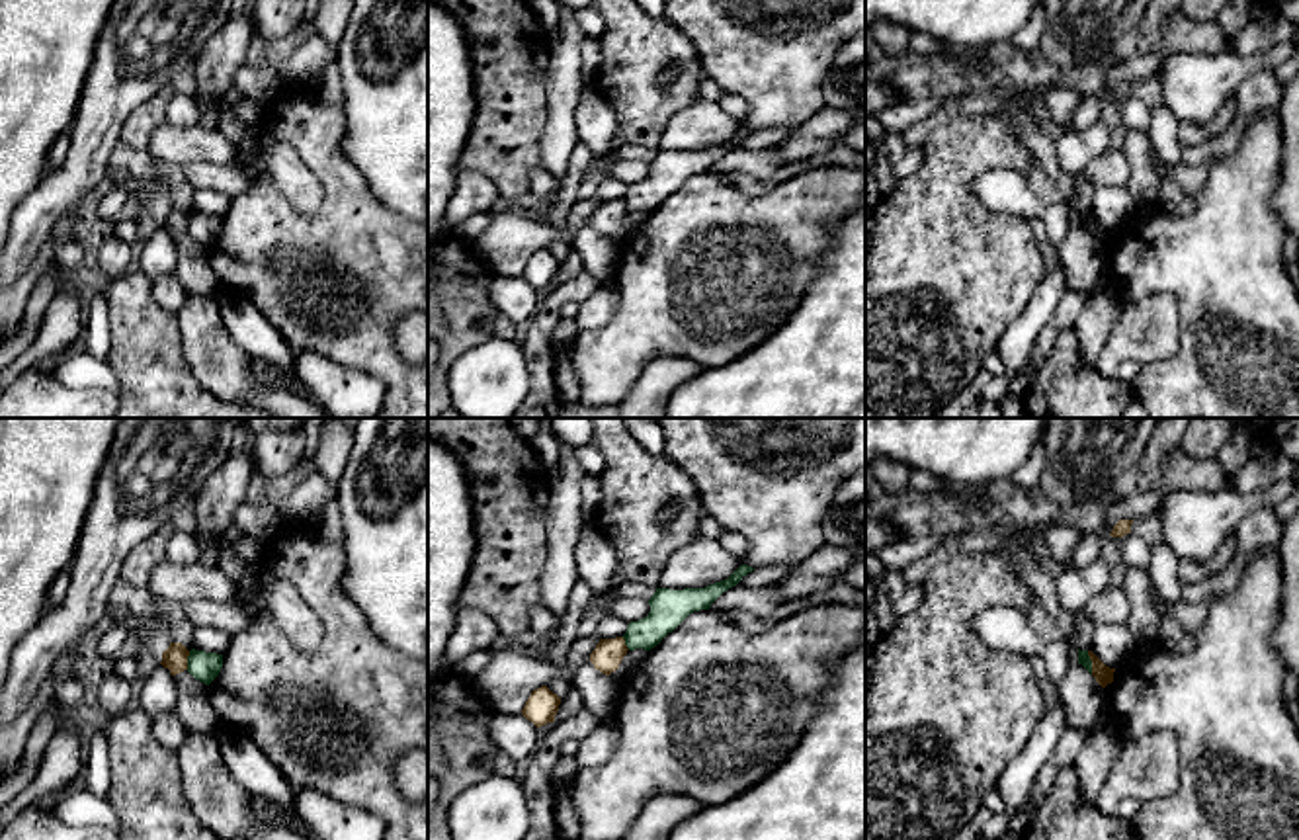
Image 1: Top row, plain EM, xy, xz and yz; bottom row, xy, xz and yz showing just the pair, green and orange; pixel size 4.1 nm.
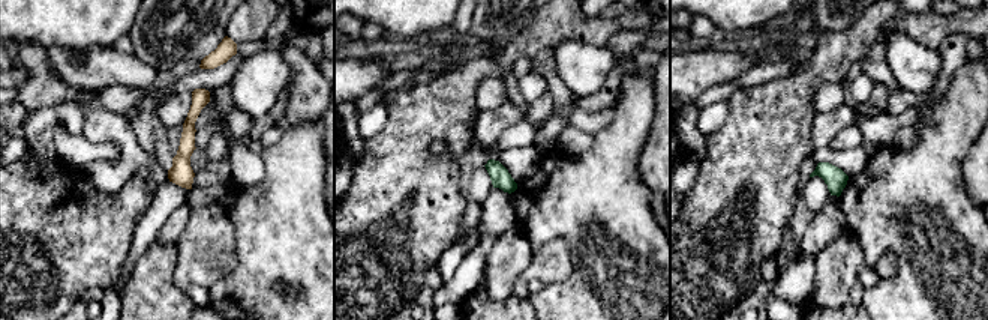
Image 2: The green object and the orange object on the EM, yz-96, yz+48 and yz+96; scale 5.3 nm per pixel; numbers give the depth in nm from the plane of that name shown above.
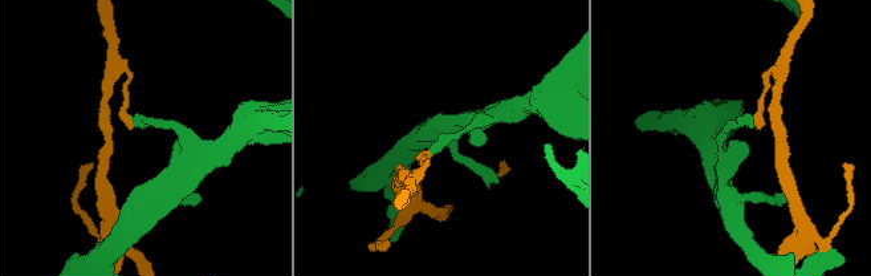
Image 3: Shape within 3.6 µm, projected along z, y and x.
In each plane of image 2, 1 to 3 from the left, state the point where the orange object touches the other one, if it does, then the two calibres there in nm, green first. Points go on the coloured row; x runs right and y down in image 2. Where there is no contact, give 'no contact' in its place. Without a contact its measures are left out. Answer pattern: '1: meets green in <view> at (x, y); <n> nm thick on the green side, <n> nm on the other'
1: no contact
2: no contact
3: no contact

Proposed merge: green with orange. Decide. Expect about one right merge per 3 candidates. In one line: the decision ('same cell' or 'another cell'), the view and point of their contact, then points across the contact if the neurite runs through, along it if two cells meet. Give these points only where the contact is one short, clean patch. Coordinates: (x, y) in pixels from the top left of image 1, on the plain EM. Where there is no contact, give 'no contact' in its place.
another cell | xy (188, 223)

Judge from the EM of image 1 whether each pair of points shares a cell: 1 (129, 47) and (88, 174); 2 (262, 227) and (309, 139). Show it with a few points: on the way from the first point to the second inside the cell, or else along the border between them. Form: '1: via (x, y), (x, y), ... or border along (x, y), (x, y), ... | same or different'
1: via (120, 79), (102, 108), (90, 143) | same
2: via (295, 227), (309, 227), (333, 204), (333, 172) | same

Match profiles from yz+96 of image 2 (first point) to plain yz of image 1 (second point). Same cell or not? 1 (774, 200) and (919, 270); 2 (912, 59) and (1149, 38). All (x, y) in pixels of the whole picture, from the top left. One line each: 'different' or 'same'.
1: same
2: different

